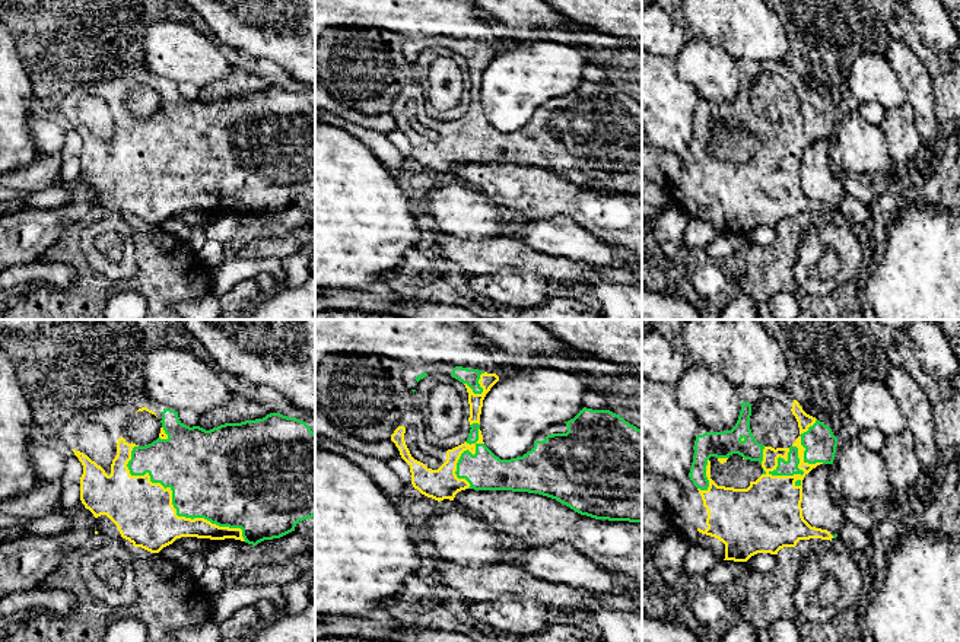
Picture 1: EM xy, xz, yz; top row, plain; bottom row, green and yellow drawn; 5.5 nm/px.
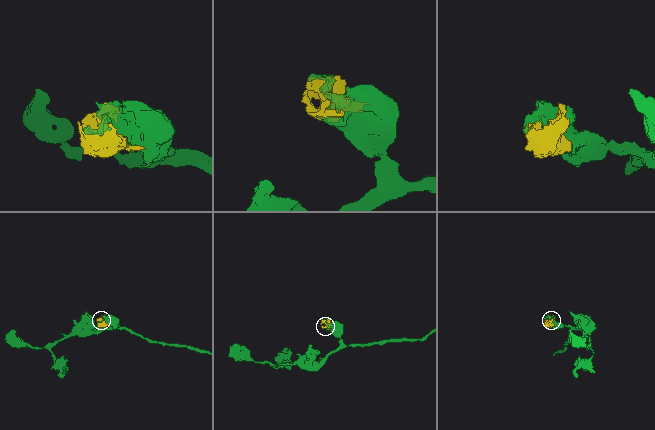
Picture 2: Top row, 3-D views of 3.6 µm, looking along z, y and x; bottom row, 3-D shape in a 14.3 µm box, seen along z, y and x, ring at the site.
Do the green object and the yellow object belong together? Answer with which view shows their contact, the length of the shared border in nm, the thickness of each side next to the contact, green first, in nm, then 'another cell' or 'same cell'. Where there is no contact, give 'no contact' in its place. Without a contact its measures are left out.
xy | 800 nm | 440/340 nm | same cell

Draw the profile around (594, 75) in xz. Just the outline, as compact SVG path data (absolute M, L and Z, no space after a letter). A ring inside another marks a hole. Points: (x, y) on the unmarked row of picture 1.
M587 67L584 70L584 80L587 82L592 82L592 83L607 83L607 76L605 71L603 69L597 69L597 67Z

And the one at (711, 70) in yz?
M692 34L678 53L676 70L700 98L715 105L731 104L741 85L741 73L735 60L699 34Z

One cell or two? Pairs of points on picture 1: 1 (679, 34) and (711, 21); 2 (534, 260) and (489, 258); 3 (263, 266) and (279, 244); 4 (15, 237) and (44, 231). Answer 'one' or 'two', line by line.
1: two
2: one
3: two
4: one

